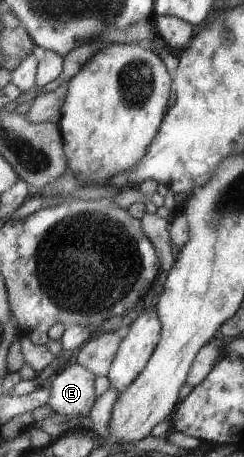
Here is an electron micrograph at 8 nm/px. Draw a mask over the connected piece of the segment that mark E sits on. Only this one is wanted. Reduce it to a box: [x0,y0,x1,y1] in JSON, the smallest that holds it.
[46,362,97,417]

